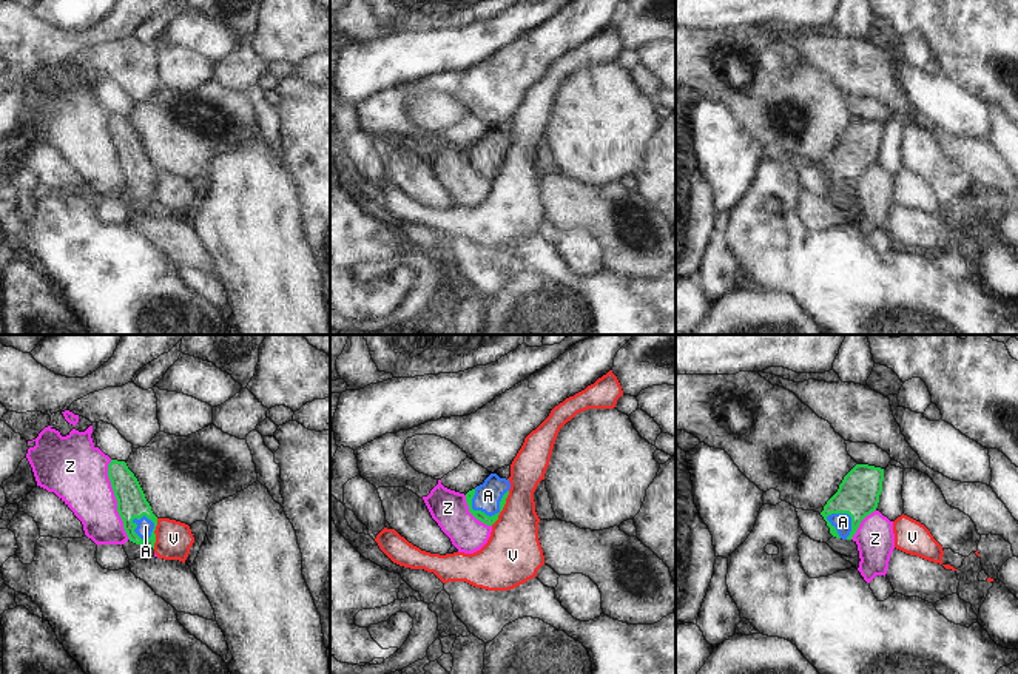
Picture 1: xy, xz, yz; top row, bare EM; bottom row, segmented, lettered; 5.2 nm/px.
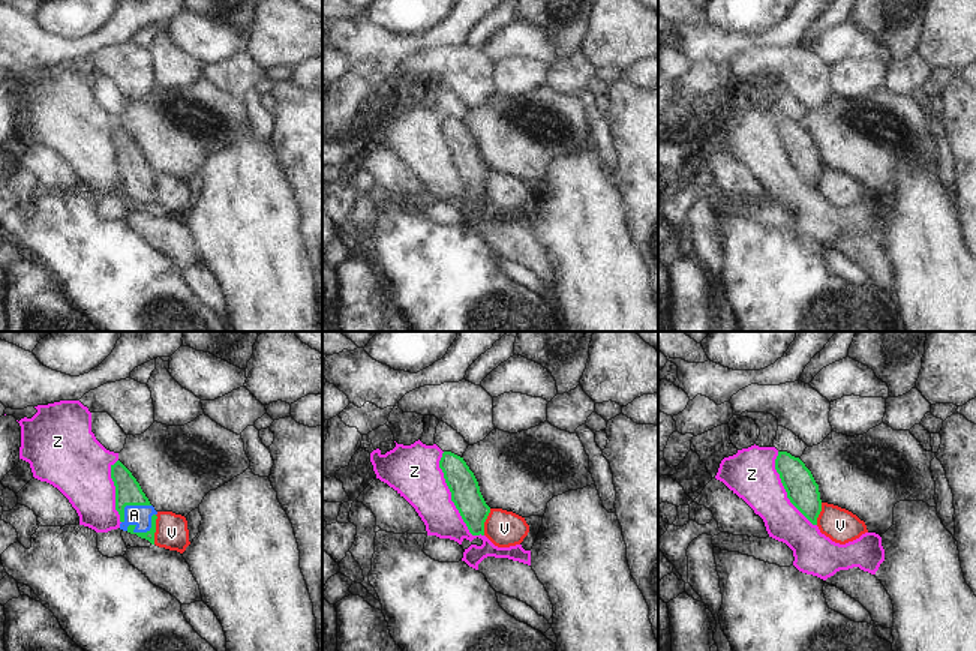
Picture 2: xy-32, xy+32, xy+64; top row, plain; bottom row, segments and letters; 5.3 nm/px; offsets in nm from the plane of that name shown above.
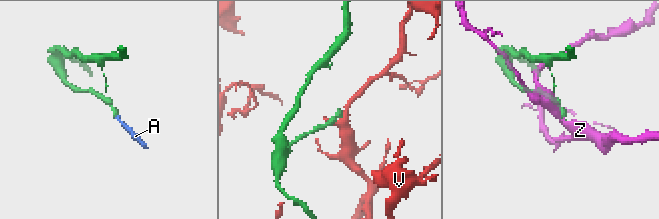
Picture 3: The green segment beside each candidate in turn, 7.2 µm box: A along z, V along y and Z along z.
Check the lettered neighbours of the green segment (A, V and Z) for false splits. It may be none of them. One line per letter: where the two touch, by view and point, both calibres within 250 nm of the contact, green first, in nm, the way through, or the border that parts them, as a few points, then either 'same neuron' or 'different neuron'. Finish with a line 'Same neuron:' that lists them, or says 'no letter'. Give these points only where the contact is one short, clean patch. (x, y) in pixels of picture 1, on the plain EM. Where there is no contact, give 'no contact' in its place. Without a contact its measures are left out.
A: meets green in xz at (495, 168); 50 nm thick on the green side, 140 nm on the other; runs through xz (480, 170), (495, 168), (488, 161), (488, 150); same neuron
V: meets green in xz at (503, 161); 50 nm thick on the green side, 300 nm on the other; border along xz (509, 145), (503, 164), (491, 179); different neuron
Z: meets green in xy at (116, 153); 160 nm thick on the green side, 320 nm on the other; different neuron
Same neuron: A

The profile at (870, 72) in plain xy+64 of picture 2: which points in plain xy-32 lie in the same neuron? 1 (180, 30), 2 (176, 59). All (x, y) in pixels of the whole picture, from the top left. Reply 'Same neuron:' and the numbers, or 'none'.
Same neuron: 2

